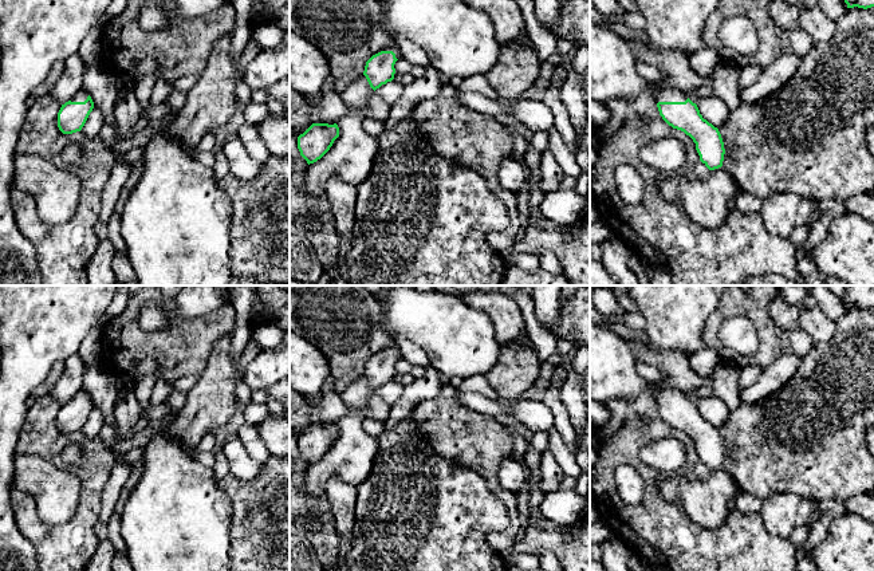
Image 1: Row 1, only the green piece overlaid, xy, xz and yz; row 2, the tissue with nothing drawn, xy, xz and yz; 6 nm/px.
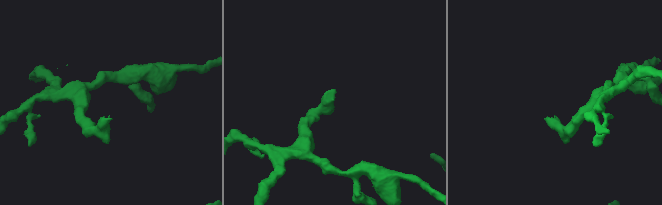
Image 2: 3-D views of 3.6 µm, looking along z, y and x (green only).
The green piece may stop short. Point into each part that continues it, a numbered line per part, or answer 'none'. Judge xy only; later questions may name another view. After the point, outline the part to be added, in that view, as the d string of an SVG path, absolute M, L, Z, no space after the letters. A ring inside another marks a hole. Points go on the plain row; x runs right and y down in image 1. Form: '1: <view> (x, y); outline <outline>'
1: xy (82, 394); outline M80 389L70 401L71 402L84 402L90 394L84 390Z

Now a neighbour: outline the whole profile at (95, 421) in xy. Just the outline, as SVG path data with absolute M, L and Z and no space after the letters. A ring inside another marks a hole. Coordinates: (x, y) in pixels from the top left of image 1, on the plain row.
M94 406L84 426L82 428L82 433L90 438L99 437L103 425L105 425L105 418L102 410Z

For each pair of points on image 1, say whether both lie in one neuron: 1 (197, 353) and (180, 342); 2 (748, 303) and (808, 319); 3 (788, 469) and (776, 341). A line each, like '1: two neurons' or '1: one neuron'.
1: one neuron
2: two neurons
3: two neurons

